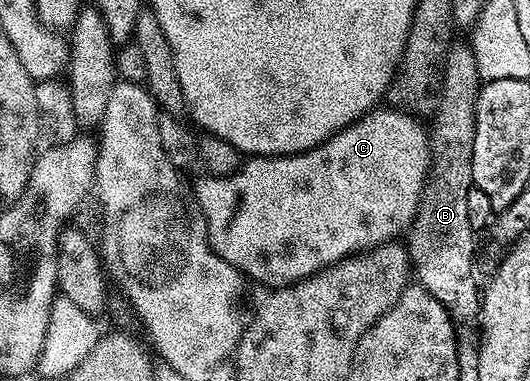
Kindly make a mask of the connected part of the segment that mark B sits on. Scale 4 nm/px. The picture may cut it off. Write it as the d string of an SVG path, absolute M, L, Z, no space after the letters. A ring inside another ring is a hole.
M453 44L445 59L445 73L442 75L442 91L430 124L431 166L427 182L417 209L417 216L406 237L406 248L415 280L436 297L448 311L455 324L462 325L474 320L481 312L480 285L474 279L474 239L476 233L469 224L468 191L472 181L472 148L475 140L475 105L482 80L476 68L476 57L469 44Z

